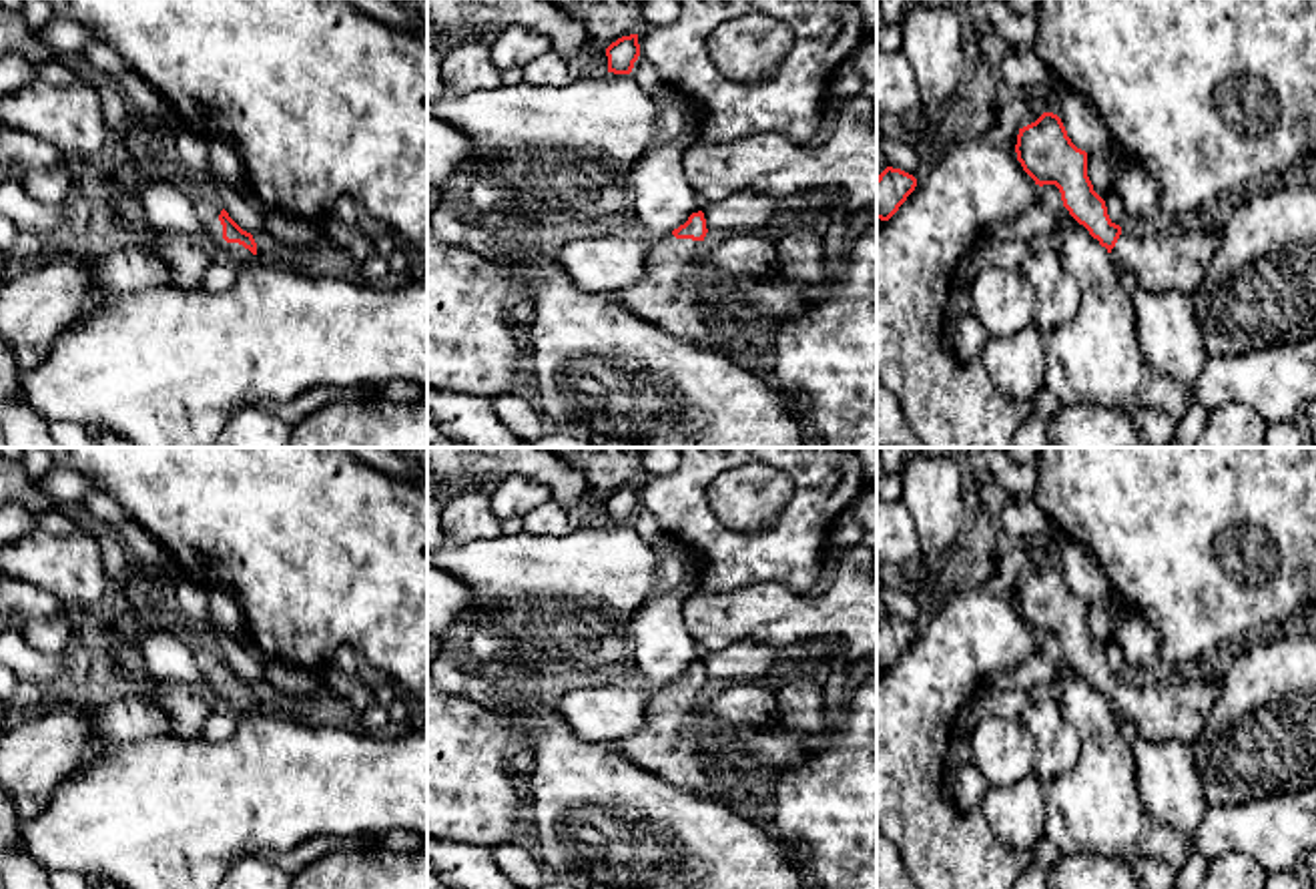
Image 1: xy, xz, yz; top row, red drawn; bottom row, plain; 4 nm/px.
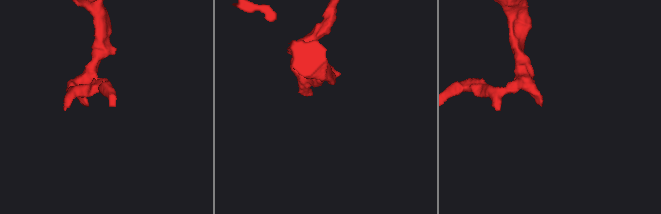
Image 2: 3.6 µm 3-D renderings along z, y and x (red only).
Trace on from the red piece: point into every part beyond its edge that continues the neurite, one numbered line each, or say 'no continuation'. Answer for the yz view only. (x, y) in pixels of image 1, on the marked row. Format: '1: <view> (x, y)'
1: yz (1164, 259)

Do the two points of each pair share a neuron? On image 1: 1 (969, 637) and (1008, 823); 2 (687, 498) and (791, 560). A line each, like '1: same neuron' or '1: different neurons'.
1: different neurons
2: same neuron

